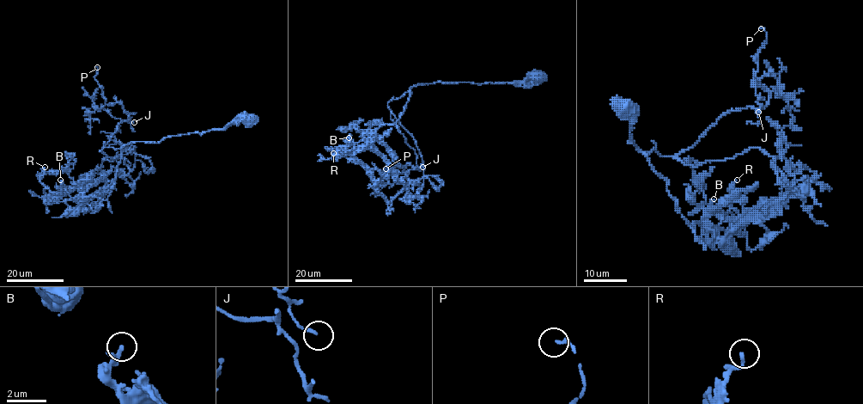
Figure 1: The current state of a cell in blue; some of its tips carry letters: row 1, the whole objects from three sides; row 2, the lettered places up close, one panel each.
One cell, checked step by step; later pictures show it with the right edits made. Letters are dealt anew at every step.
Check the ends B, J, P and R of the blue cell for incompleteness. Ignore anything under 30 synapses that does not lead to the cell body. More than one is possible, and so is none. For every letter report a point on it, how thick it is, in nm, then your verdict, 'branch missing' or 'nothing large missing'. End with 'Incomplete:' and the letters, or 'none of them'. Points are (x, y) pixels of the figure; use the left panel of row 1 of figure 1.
B: place (60, 180); calibre 200 nm; nothing large missing
J: place (134, 122); calibre 140 nm; nothing large missing
P: place (97, 67); calibre 160 nm; nothing large missing
R: place (45, 167); calibre 130 nm; nothing large missing
Incomplete: none of them

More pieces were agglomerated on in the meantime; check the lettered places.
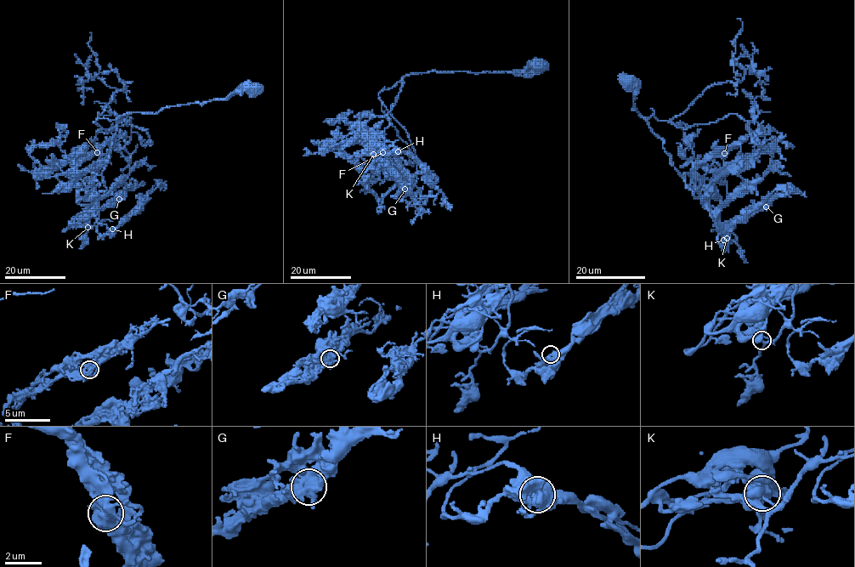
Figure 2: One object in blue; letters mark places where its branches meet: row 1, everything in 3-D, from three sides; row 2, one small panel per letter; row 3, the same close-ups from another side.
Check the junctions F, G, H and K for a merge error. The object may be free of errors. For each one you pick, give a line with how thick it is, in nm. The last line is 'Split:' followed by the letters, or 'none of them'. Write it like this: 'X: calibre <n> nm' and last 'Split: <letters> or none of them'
Split: none of them

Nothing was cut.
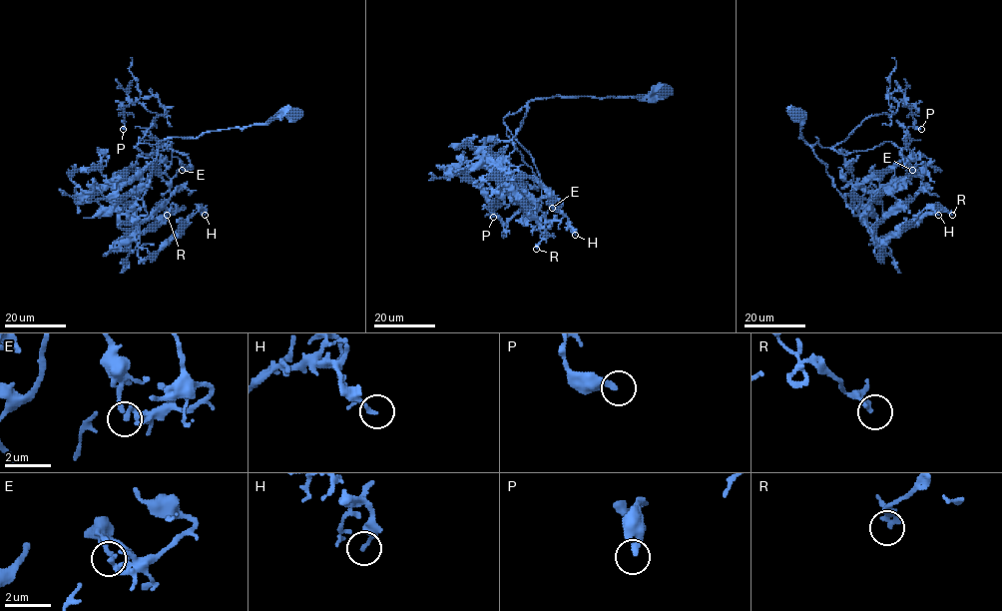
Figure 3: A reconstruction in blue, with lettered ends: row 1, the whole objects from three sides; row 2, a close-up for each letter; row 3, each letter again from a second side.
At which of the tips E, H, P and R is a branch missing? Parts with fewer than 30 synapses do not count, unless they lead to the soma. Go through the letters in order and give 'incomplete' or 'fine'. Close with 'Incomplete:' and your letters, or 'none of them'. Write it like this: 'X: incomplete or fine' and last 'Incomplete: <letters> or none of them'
E: fine
H: fine
P: fine
R: fine
Incomplete: none of them

